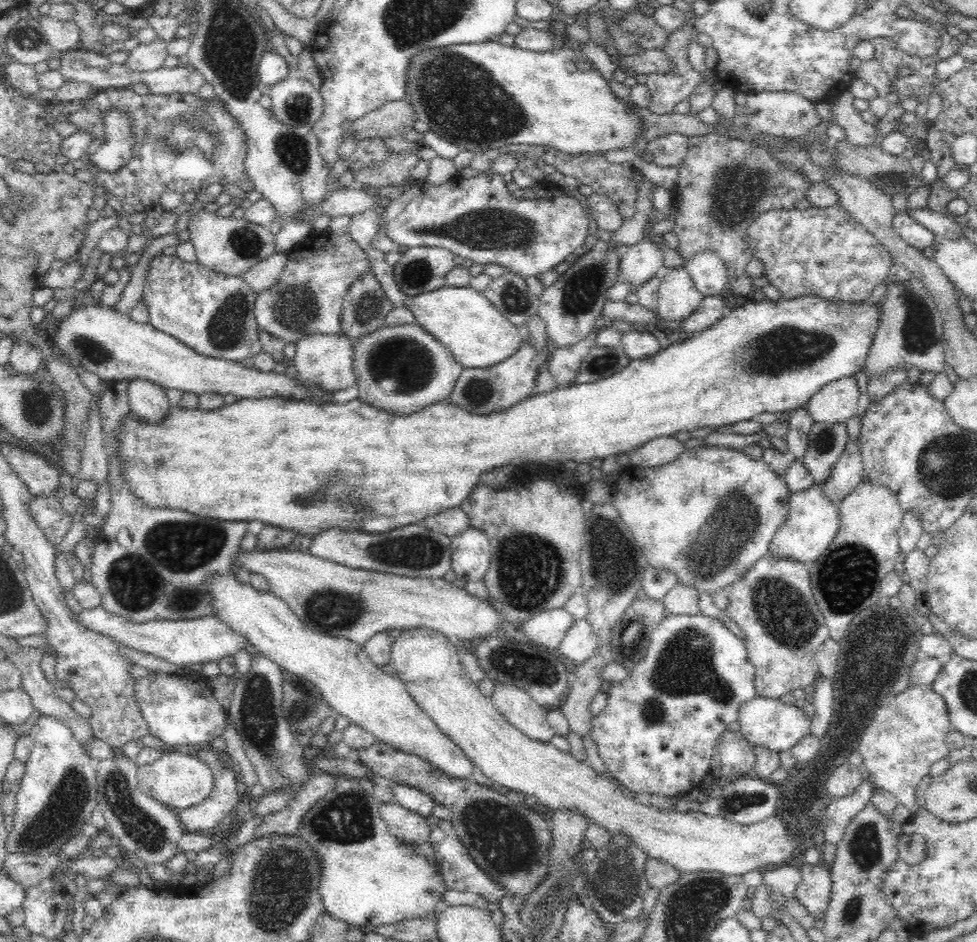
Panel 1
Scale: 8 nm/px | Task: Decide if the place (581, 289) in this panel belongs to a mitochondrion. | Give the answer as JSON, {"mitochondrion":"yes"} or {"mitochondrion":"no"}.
{"mitochondrion":"yes"}

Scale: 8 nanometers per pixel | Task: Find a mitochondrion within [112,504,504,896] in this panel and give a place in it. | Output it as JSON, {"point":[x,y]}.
{"point":[257,721]}

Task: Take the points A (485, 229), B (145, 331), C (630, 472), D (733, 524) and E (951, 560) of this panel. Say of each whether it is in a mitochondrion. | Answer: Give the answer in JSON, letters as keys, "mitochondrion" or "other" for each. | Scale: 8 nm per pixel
{"A":"mitochondrion","B":"other","C":"other","D":"mitochondrion","E":"other"}

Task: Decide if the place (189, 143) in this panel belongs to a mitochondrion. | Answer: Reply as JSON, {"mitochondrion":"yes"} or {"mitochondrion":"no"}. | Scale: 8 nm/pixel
{"mitochondrion":"yes"}

